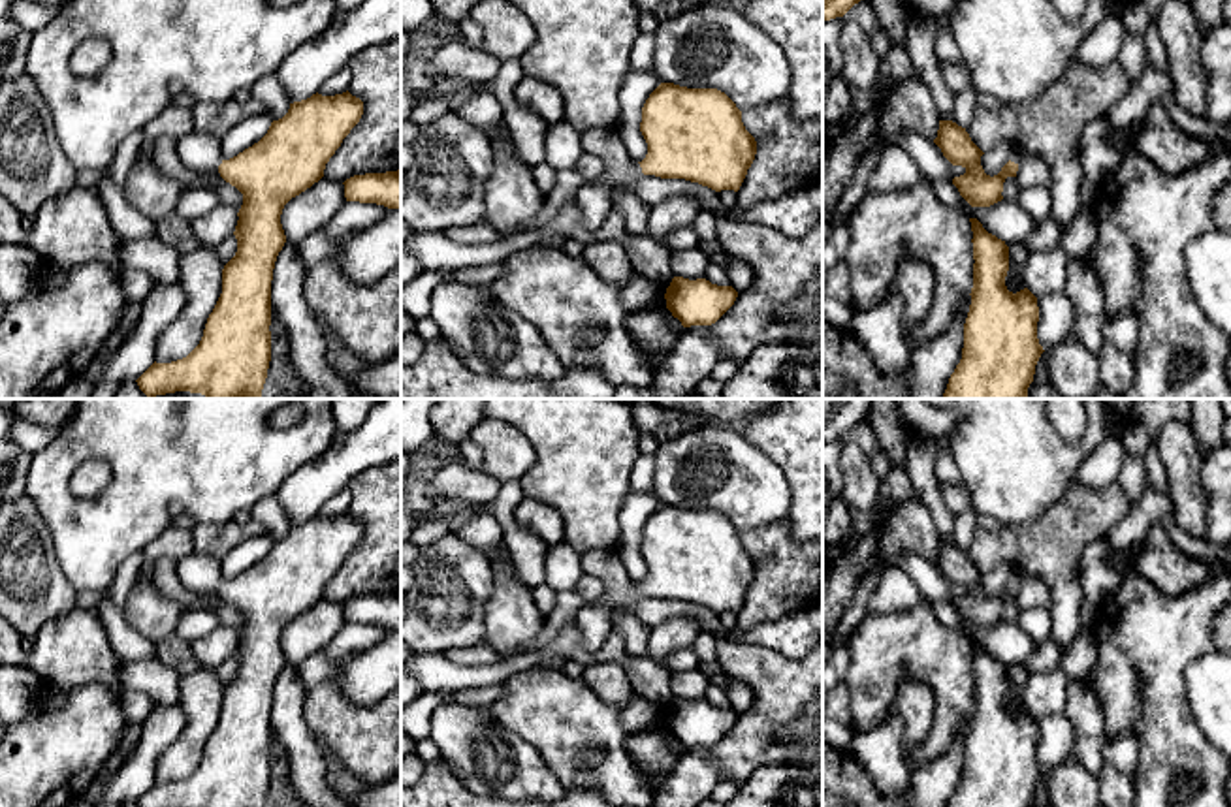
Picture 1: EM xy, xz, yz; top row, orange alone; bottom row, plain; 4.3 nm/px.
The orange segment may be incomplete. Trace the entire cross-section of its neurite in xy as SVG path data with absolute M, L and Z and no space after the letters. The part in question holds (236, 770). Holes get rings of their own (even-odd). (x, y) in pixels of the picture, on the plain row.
M348 512L335 517L312 515L290 525L267 555L237 578L222 578L222 561L190 553L175 562L181 585L194 594L218 593L243 615L235 647L237 673L222 690L222 715L207 739L200 766L183 781L152 784L137 807L264 807L271 783L271 702L286 664L280 645L284 626L324 598L326 585L360 544L363 523Z

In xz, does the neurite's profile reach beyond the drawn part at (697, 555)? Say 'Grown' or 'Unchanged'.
Grown

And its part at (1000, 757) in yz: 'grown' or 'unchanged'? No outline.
unchanged

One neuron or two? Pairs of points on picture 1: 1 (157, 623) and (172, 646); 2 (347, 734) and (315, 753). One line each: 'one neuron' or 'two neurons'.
1: two neurons
2: two neurons

